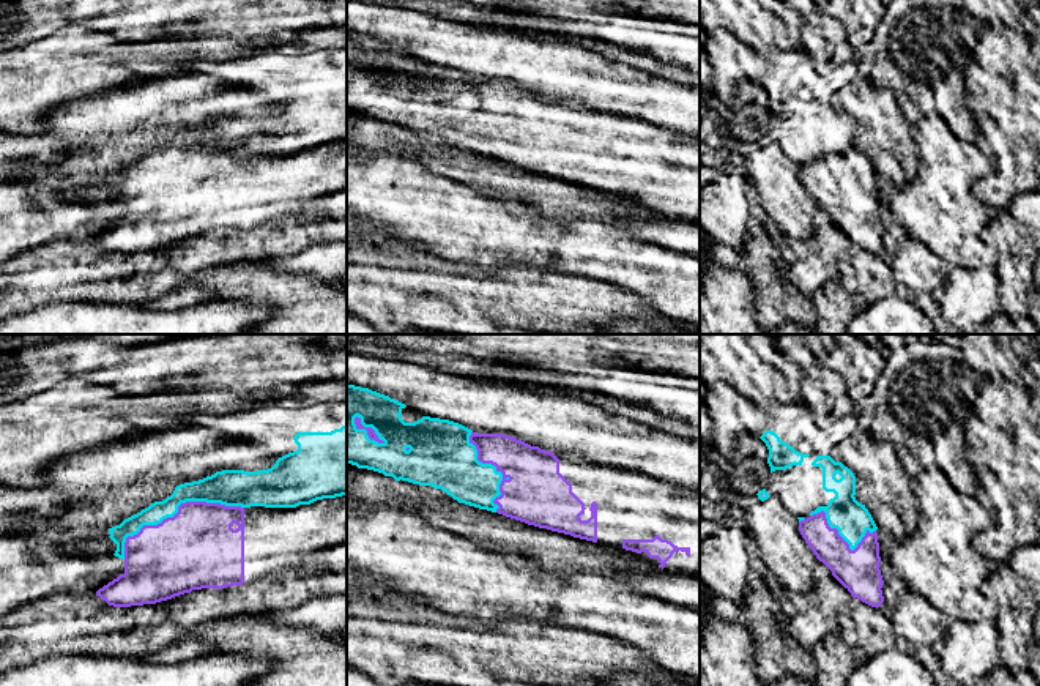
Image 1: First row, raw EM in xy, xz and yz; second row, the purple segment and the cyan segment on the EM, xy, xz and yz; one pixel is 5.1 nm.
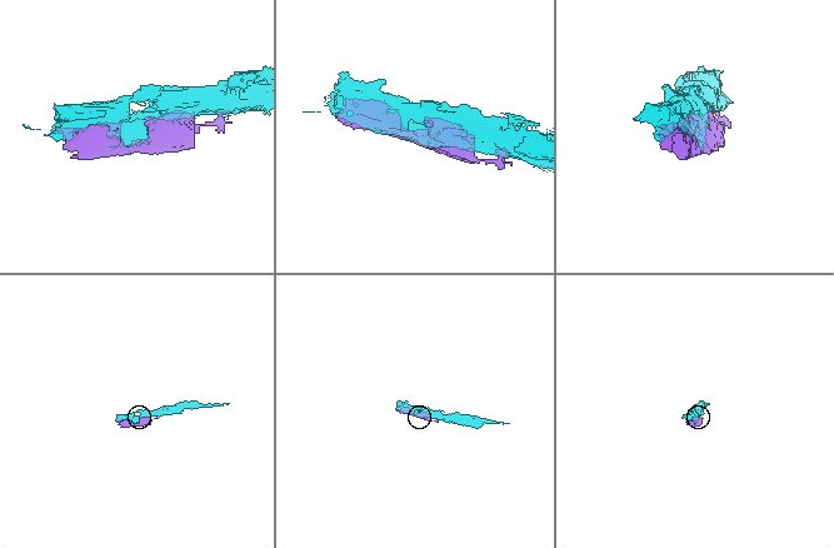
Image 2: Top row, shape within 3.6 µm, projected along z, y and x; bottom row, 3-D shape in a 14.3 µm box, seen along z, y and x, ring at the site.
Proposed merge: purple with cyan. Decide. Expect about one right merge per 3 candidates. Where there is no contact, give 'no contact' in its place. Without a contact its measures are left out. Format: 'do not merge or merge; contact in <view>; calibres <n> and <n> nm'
do not merge; contact in xy; calibres 400 and 150 nm

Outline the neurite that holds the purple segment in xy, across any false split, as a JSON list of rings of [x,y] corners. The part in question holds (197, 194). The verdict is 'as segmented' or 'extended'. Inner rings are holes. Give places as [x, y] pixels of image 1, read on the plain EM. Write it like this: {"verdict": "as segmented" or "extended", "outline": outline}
{"verdict": "extended", "outline": [[[347,142],[317,147],[296,155],[225,153],[221,150],[186,148],[173,164],[158,172],[143,172],[124,189],[124,219],[96,238],[113,254],[156,251],[192,237],[243,232],[258,226],[280,222],[301,213],[303,207],[320,196],[347,189]]]}

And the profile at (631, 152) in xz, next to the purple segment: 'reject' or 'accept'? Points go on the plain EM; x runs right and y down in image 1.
accept

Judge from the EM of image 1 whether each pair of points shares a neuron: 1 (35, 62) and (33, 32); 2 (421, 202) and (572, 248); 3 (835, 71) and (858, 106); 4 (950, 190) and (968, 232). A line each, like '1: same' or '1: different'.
1: different
2: same
3: different
4: same

